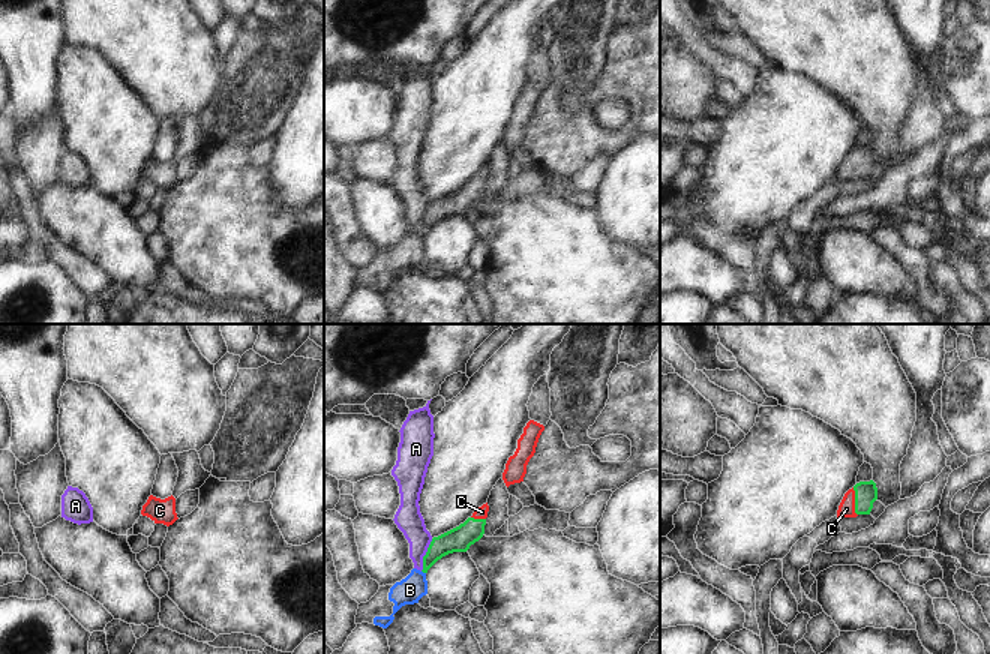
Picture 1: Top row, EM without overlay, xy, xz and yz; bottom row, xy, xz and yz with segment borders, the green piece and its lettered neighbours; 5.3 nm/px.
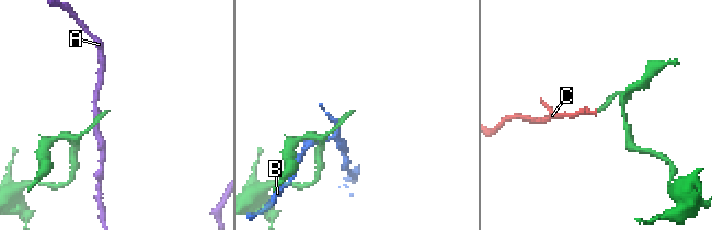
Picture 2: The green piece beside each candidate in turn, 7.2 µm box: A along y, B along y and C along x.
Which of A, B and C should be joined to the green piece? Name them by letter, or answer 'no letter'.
C

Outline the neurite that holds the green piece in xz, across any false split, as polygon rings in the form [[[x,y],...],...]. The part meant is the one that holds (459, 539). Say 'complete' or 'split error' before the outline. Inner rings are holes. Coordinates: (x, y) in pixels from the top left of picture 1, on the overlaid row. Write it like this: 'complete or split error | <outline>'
split error | [[[488,502],[478,507],[471,518],[468,518],[459,526],[434,537],[426,555],[423,556],[423,573],[442,556],[453,552],[466,552],[471,544],[478,542],[484,534],[484,525],[488,518],[489,506]]]

